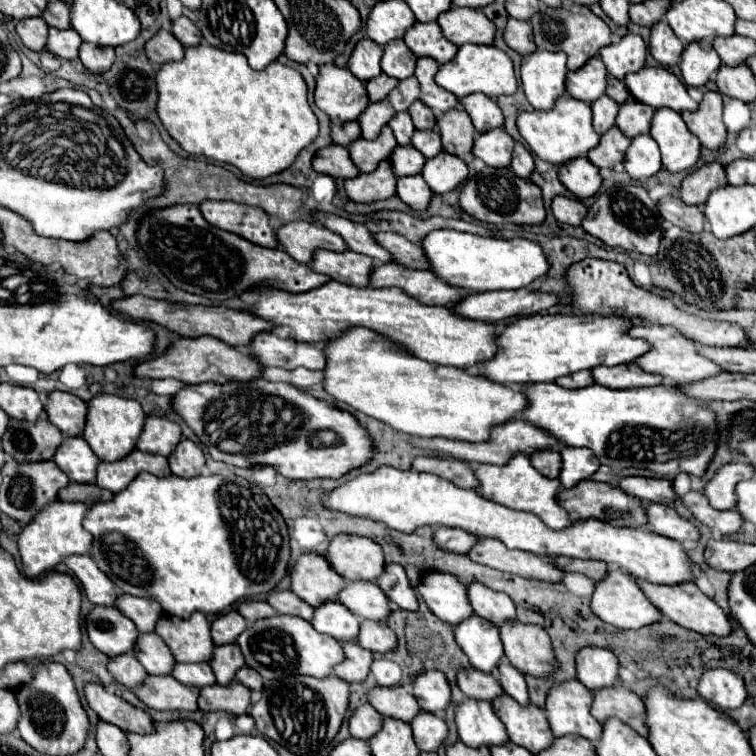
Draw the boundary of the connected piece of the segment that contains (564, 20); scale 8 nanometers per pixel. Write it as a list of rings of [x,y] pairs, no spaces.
[[[563,6],[563,8],[541,8],[529,24],[533,26],[533,36],[535,44],[539,50],[547,52],[565,52],[567,58],[567,68],[569,70],[579,70],[587,60],[599,54],[599,50],[607,44],[611,44],[611,28],[595,16],[587,6]]]

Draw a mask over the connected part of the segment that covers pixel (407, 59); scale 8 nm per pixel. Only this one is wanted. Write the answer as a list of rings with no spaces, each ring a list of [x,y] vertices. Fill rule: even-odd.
[[[393,40],[383,48],[383,58],[381,58],[381,68],[385,74],[403,80],[415,74],[415,54],[407,48],[403,40]]]

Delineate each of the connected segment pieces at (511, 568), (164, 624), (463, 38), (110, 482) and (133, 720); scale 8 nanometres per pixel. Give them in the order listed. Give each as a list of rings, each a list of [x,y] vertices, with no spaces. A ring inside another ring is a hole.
[[[481,538],[471,550],[469,556],[473,562],[491,566],[495,570],[517,574],[523,578],[539,578],[549,582],[559,582],[563,572],[559,572],[557,566],[553,566],[549,560],[539,558],[535,554],[527,554],[523,550],[511,550],[503,542],[493,538]]]
[[[191,614],[187,620],[163,616],[155,632],[171,648],[177,662],[211,662],[215,644],[205,614]]]
[[[457,8],[439,14],[437,24],[443,30],[443,36],[455,46],[463,44],[493,44],[495,24],[481,12],[473,8]]]
[[[135,450],[119,462],[101,462],[97,468],[97,486],[117,494],[125,490],[141,472],[149,472],[159,478],[171,476],[169,462],[165,456]]]
[[[87,684],[85,698],[101,720],[115,724],[123,732],[151,734],[151,730],[155,730],[155,722],[149,714],[131,706],[123,698],[109,694],[101,684]]]

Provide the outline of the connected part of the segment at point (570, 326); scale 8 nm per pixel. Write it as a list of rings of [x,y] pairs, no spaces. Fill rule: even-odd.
[[[533,314],[517,318],[513,324],[507,324],[497,334],[497,352],[489,362],[479,362],[481,376],[493,380],[499,384],[511,385],[527,382],[553,382],[559,376],[573,374],[583,368],[595,368],[595,366],[615,366],[633,362],[641,354],[649,350],[649,344],[643,340],[635,340],[627,336],[627,326],[633,326],[635,320],[623,320],[623,318],[605,318],[605,316],[575,316],[575,314]]]

